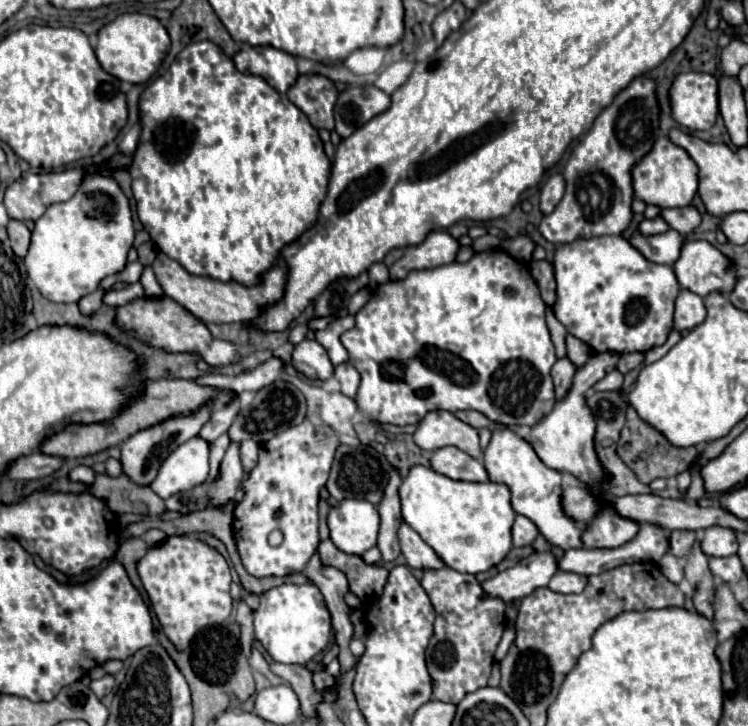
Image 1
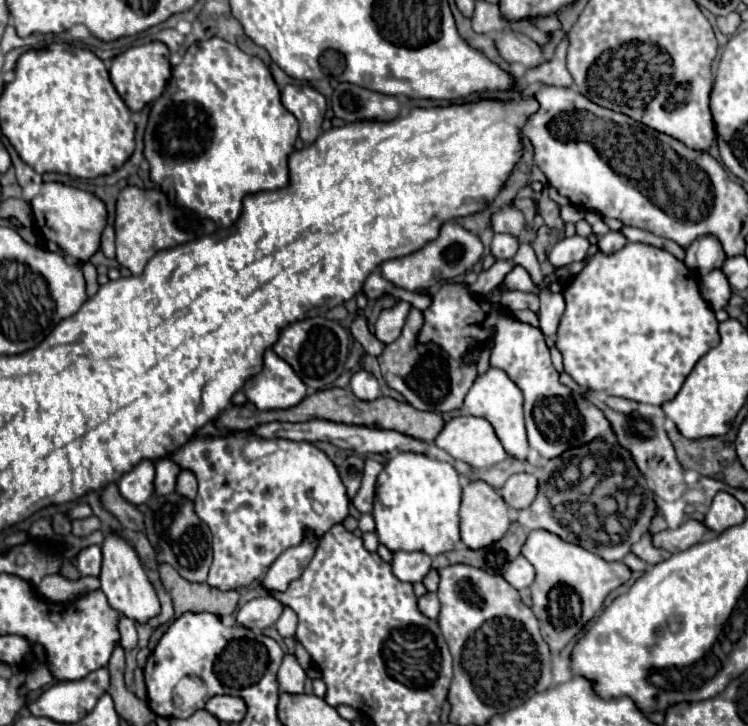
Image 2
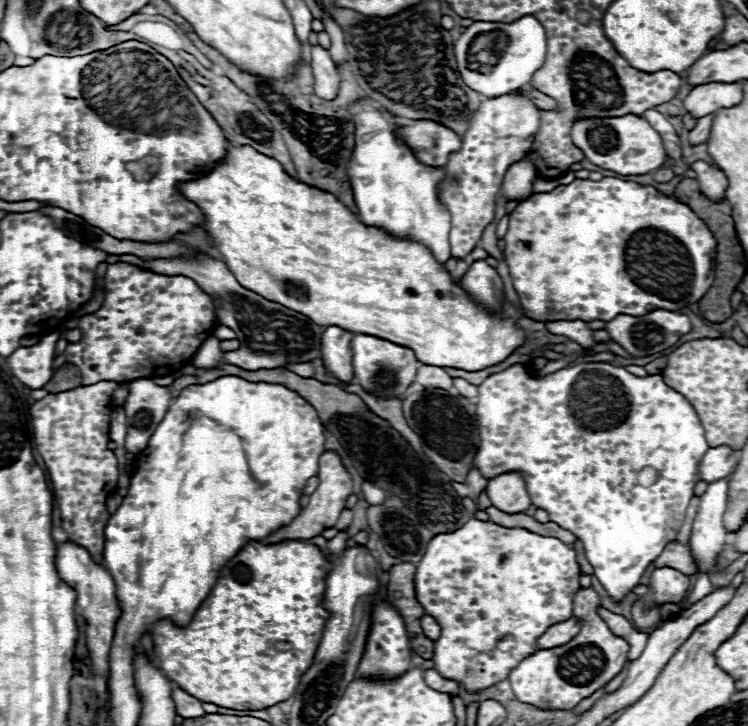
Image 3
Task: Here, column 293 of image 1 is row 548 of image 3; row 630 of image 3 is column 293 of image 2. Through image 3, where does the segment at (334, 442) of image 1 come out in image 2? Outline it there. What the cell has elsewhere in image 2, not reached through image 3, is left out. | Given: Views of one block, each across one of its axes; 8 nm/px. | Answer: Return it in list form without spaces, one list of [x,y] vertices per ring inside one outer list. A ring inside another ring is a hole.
[[[228,432],[226,436],[196,436],[184,446],[170,452],[168,458],[174,460],[180,470],[194,472],[198,480],[198,496],[194,500],[196,514],[208,524],[212,532],[214,562],[210,566],[208,584],[214,588],[242,588],[260,580],[260,576],[270,568],[270,564],[290,546],[300,544],[304,530],[310,528],[316,536],[348,516],[350,498],[344,492],[344,484],[338,476],[336,466],[330,458],[310,442],[294,442],[278,438],[276,452],[254,462],[246,462],[240,456],[240,442],[252,438],[252,432]]]

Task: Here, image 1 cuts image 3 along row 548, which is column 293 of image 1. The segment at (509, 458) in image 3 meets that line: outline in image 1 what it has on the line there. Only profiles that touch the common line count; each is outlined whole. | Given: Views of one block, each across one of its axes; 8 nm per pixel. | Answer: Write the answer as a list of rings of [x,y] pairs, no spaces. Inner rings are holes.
[[[282,584],[260,594],[260,606],[254,612],[254,634],[276,662],[306,664],[332,638],[332,620],[322,592],[314,584]]]

